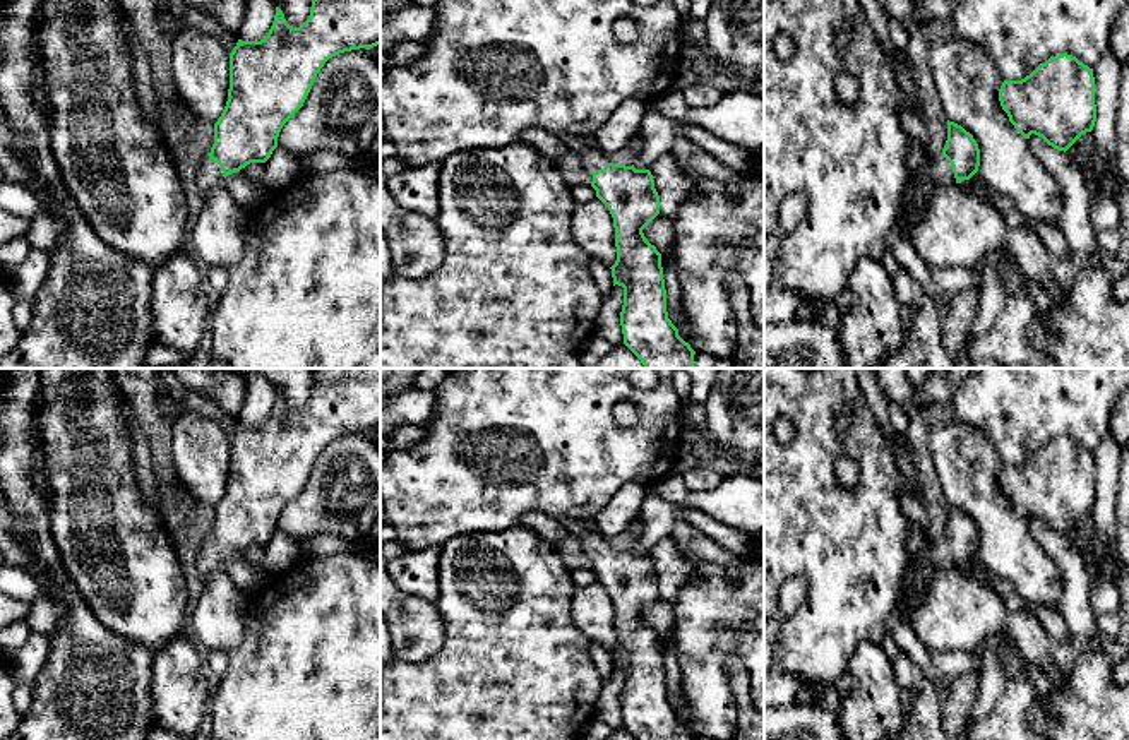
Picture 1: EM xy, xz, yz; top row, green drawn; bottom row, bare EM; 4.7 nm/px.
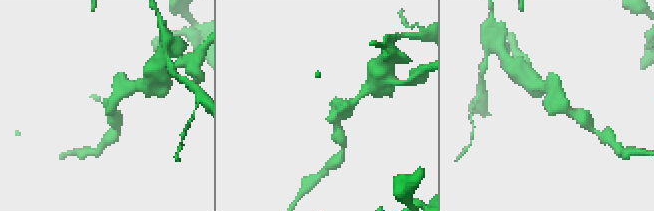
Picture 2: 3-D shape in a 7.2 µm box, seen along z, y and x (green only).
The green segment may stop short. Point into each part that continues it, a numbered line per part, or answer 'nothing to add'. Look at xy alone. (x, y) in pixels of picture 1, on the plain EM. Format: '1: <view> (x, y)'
1: xy (209, 559)

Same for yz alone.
1: yz (937, 555)

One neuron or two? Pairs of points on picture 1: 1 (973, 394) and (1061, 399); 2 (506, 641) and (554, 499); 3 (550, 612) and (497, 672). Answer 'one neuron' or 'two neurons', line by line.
1: one neuron
2: two neurons
3: one neuron

